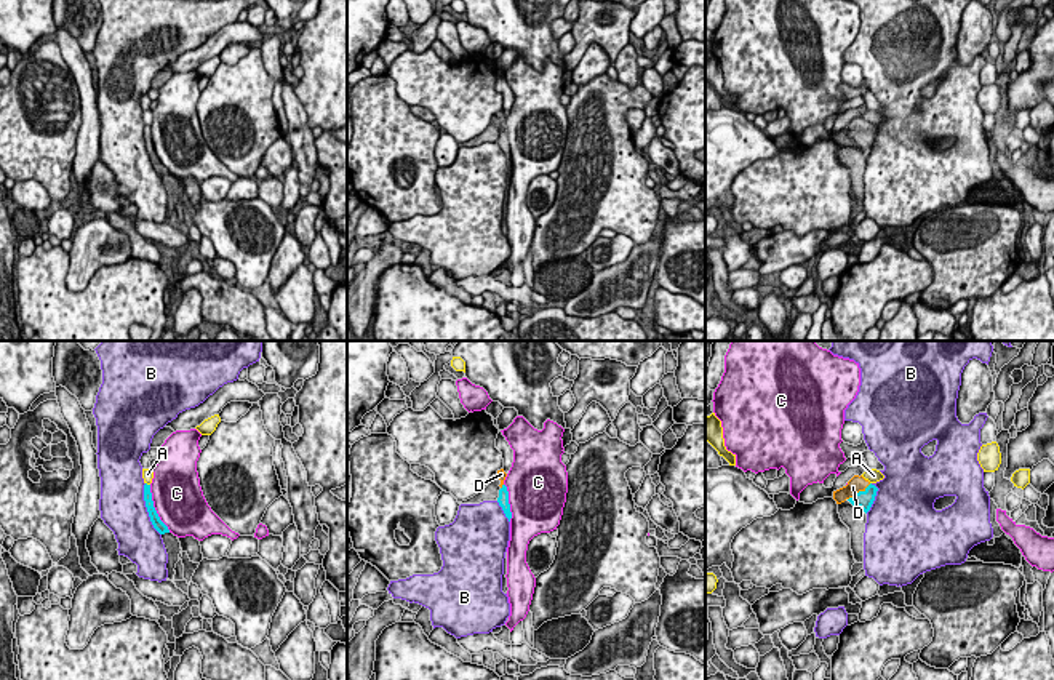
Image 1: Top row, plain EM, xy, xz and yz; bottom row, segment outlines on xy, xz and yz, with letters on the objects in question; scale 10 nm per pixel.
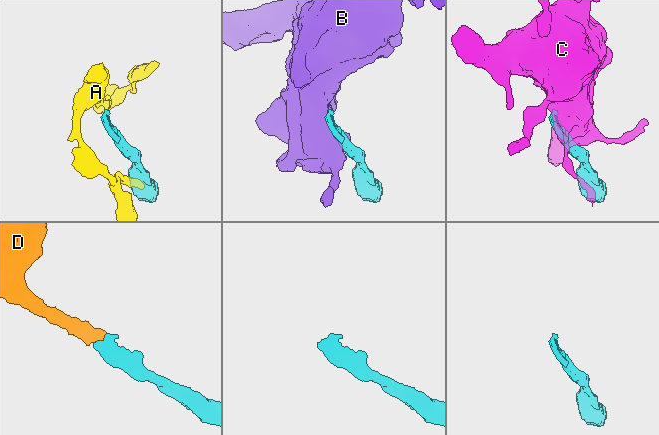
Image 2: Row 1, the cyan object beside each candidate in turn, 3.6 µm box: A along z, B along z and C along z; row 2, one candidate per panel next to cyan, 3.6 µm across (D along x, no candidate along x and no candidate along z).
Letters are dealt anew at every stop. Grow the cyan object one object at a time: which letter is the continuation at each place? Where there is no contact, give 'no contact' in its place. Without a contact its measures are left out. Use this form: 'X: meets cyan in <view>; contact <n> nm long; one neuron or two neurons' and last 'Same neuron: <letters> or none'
A: meets cyan in xy; contact 60 nm long; two neurons
B: meets cyan in xy; contact 550 nm long; two neurons
C: meets cyan in xy; contact 500 nm long; two neurons
D: meets cyan in yz; contact 300 nm long; one neuron
Same neuron: D

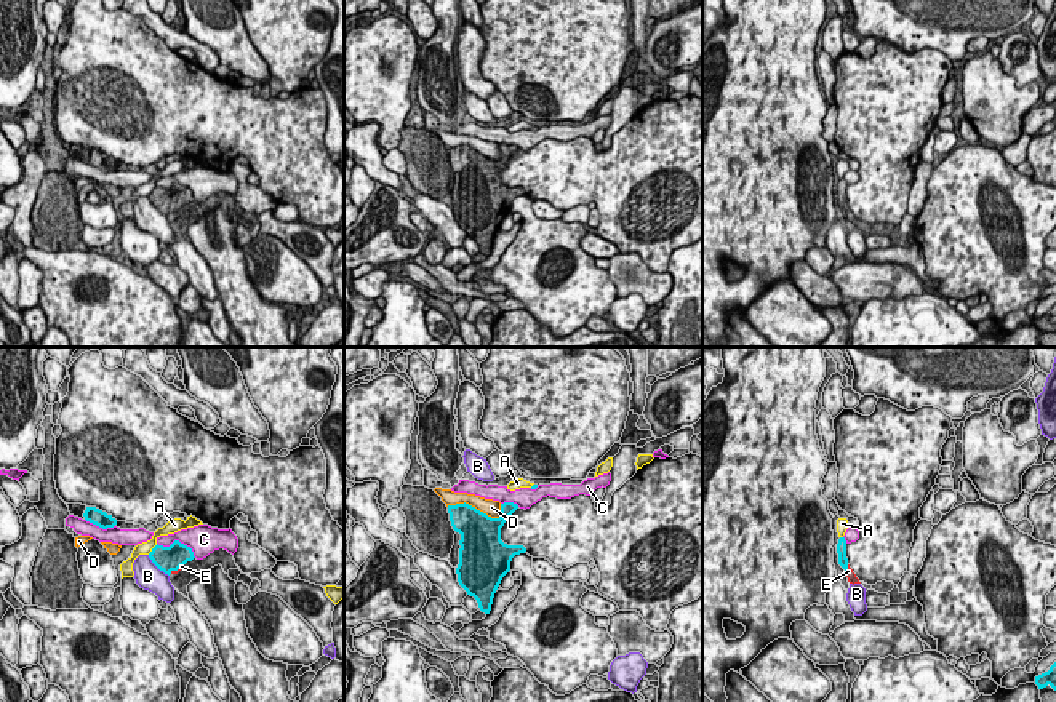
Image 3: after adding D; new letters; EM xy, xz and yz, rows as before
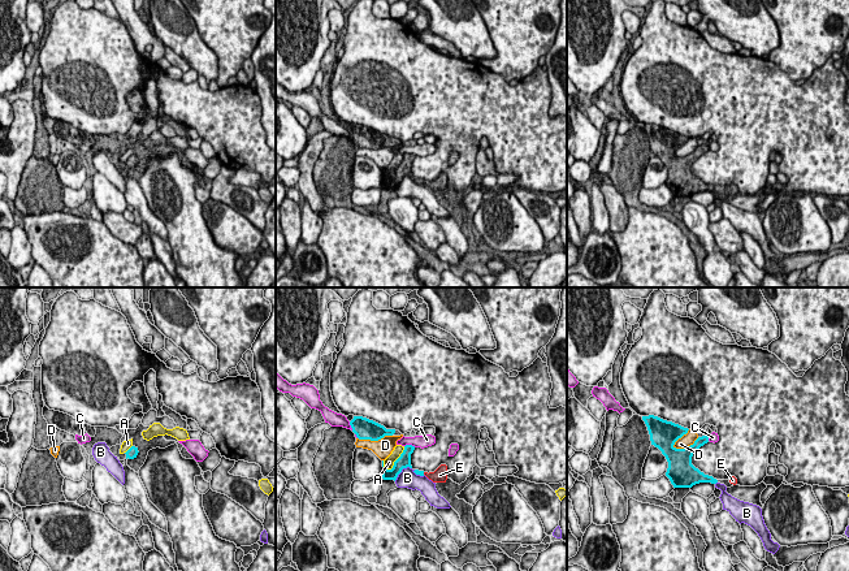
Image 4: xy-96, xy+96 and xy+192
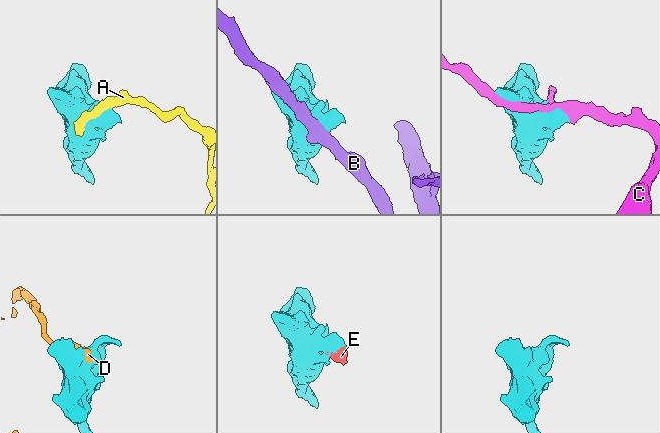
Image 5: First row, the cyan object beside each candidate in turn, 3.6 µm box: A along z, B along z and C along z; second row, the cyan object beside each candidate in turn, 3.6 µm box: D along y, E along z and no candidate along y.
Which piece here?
A: meets cyan in xy; contact 150 nm long; two neurons
B: meets cyan in xy; contact 320 nm long; two neurons
C: meets cyan in xy; contact 420 nm long; two neurons
D: meets cyan in xz; contact 550 nm long; two neurons
E: meets cyan in xy; contact 170 nm long; one neuron
Same neuron: E

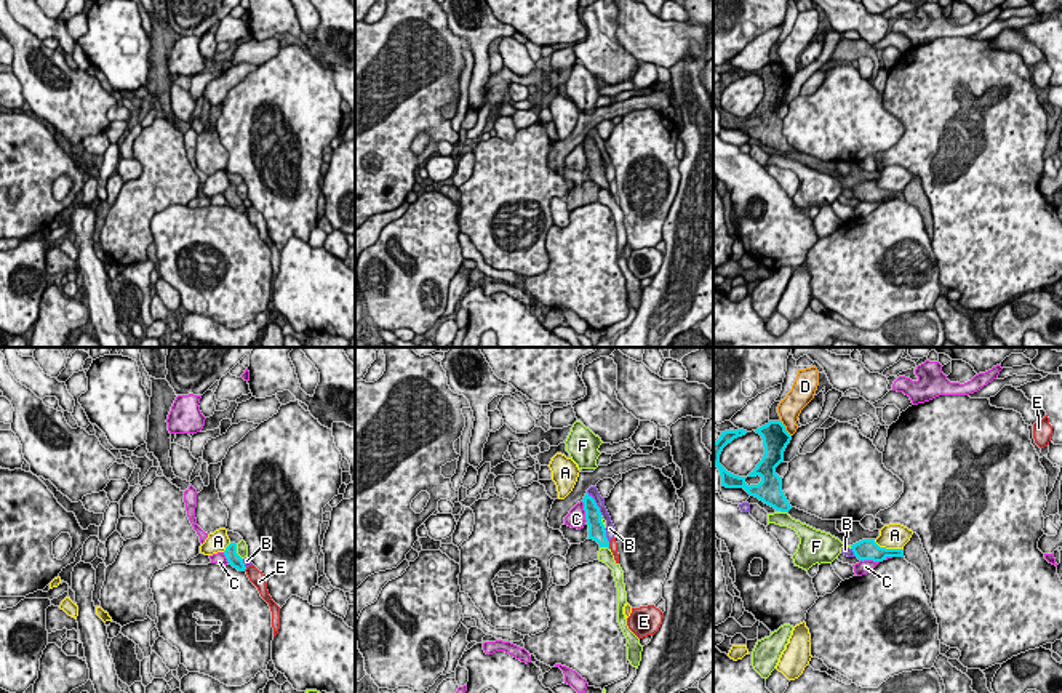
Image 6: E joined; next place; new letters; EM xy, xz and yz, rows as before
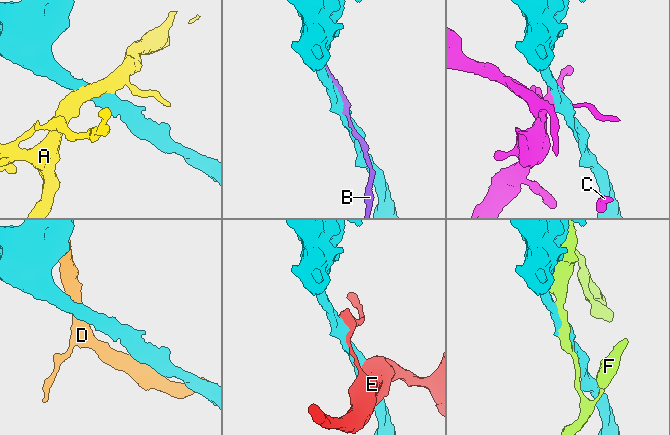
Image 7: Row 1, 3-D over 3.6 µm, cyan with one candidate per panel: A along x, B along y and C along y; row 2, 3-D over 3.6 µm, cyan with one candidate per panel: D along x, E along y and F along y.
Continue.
A: meets cyan in yz; contact 300 nm long; two neurons
B: meets cyan in xz; contact 200 nm long; two neurons
C: meets cyan in xz; contact 220 nm long; two neurons
D: meets cyan in yz; contact 200 nm long; two neurons
E: meets cyan in xy; contact 60 nm long; two neurons
F: meets cyan in xy; contact 170 nm long; two neurons
Same neuron: none

